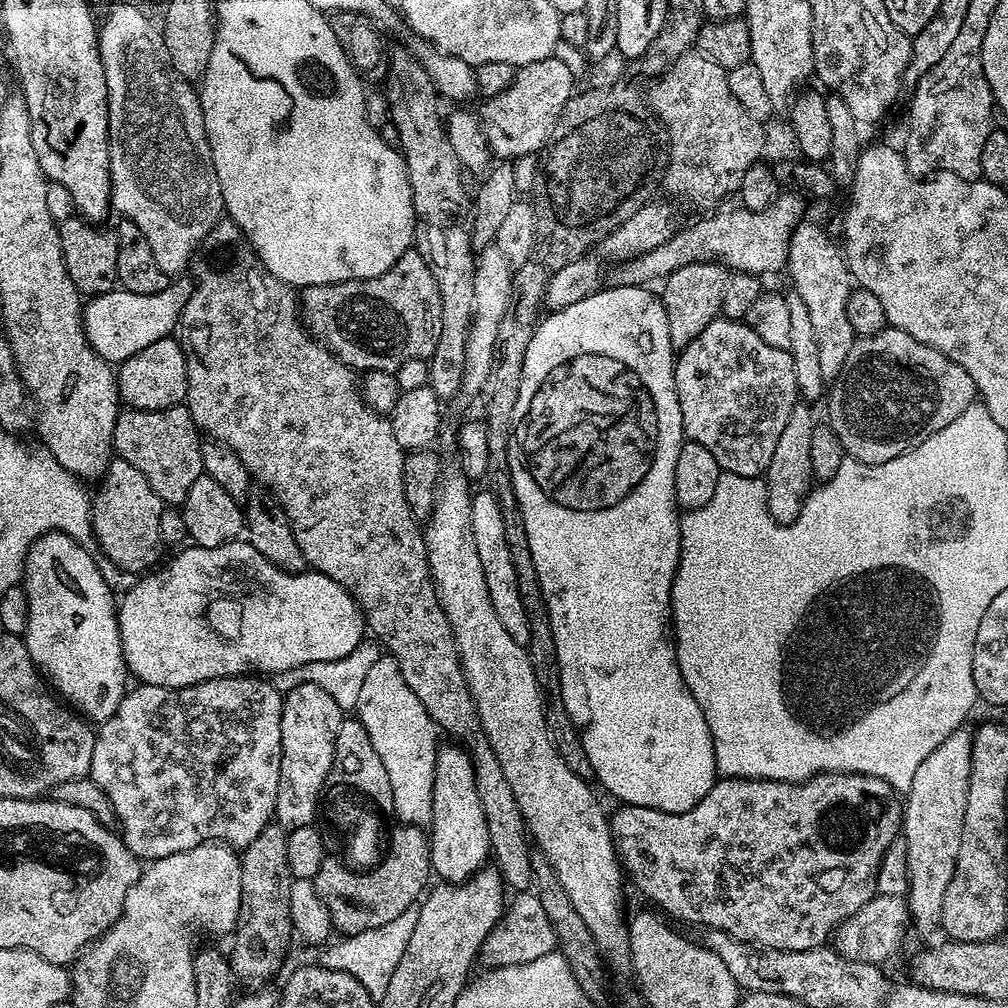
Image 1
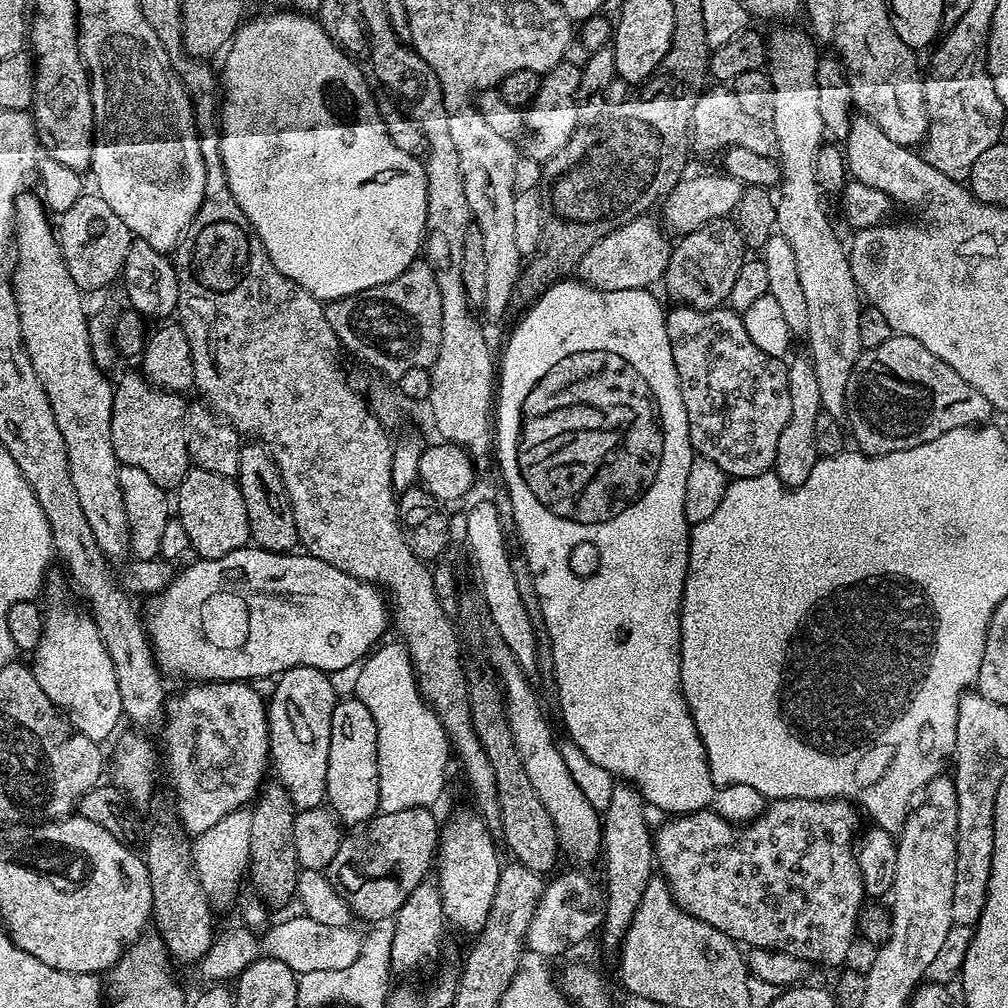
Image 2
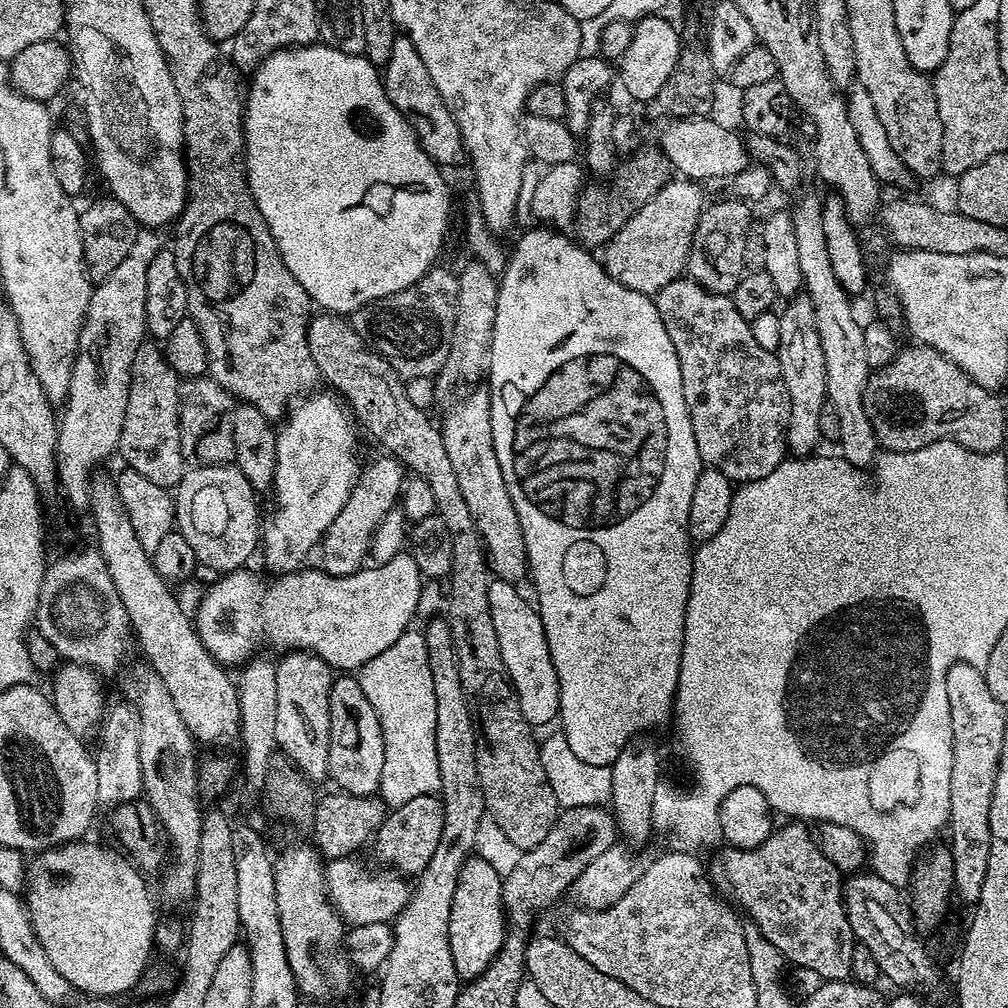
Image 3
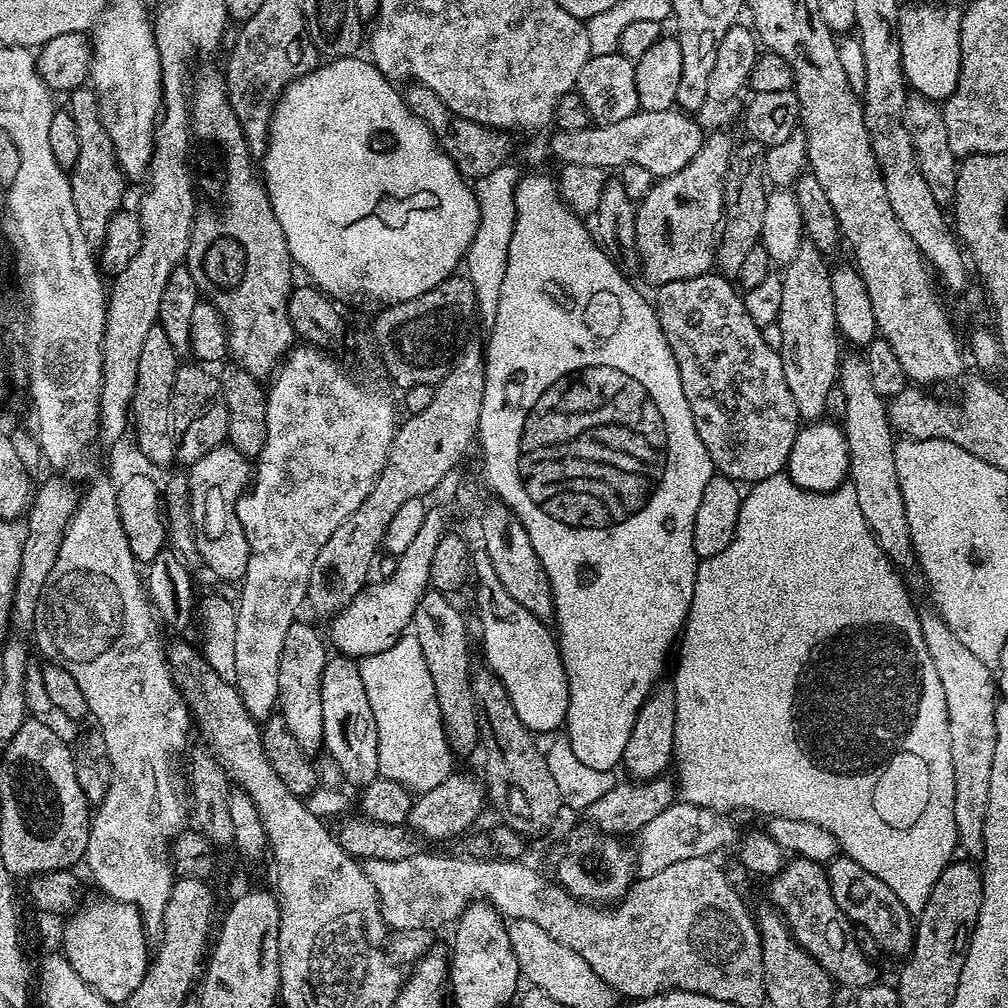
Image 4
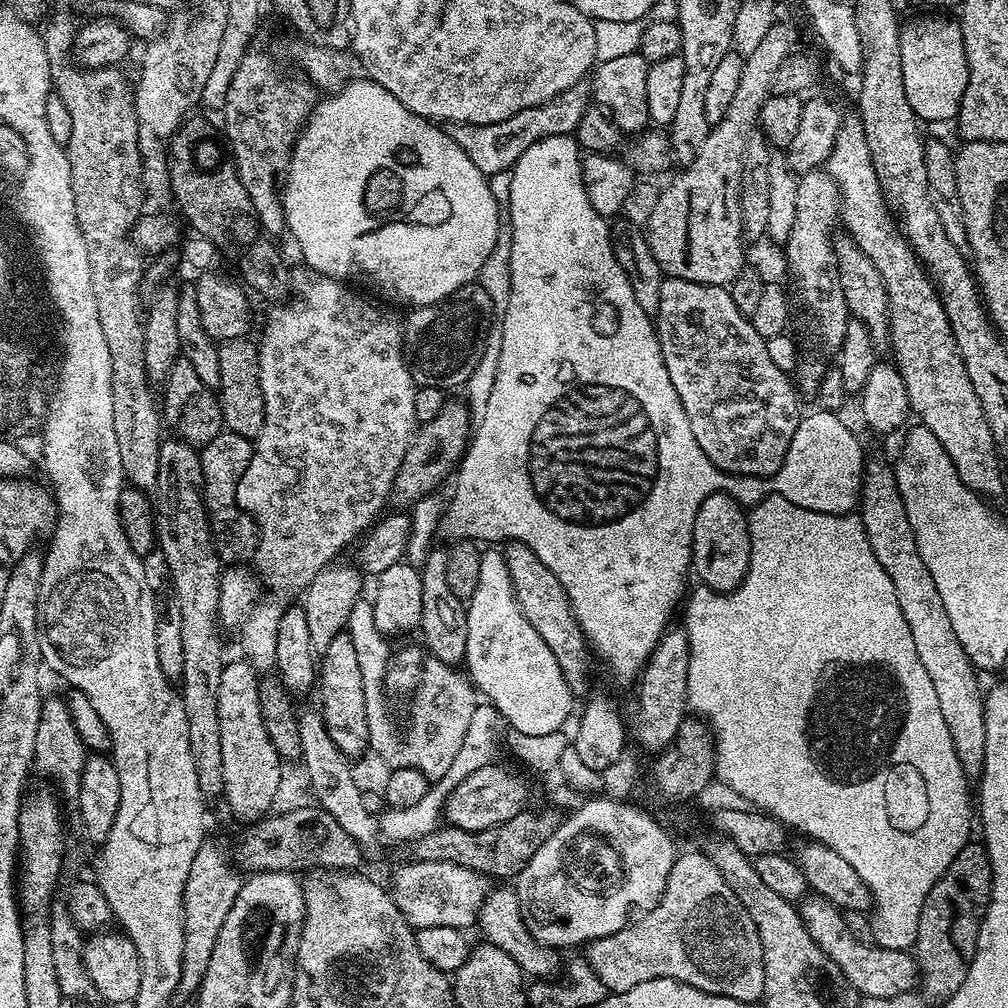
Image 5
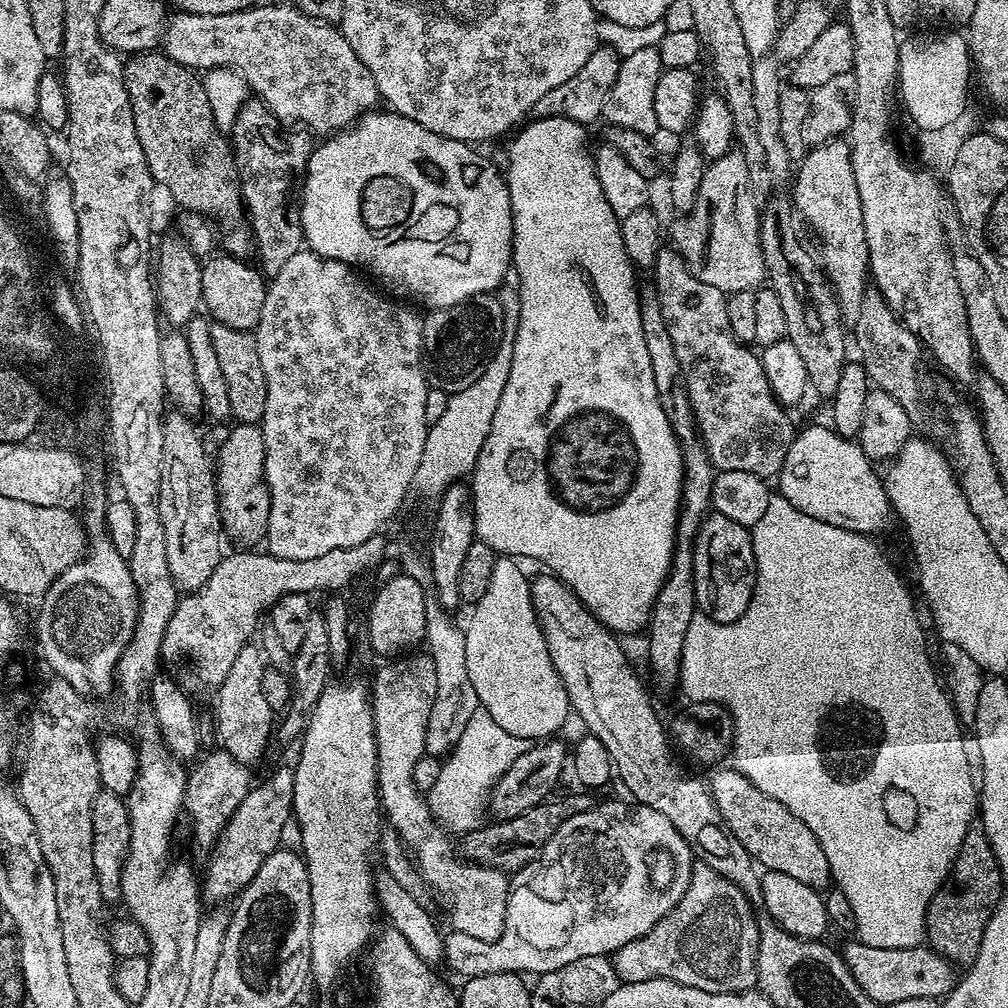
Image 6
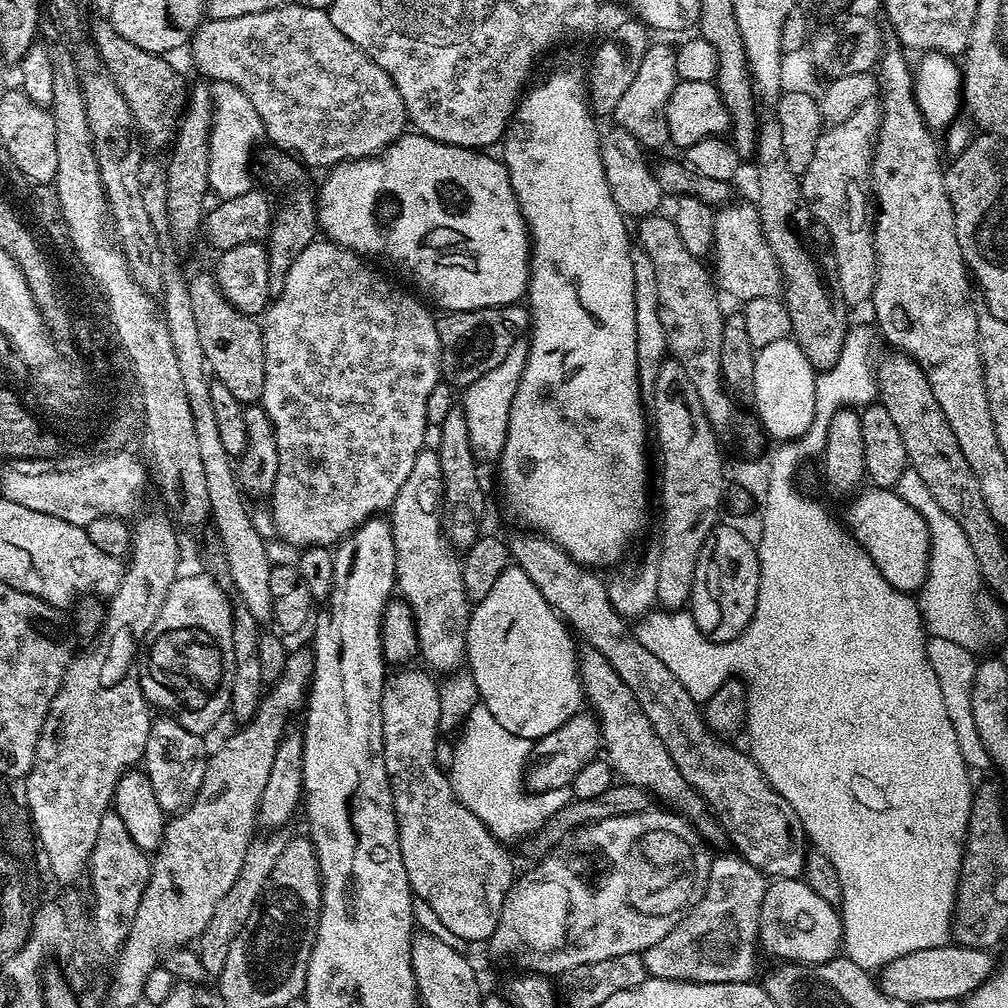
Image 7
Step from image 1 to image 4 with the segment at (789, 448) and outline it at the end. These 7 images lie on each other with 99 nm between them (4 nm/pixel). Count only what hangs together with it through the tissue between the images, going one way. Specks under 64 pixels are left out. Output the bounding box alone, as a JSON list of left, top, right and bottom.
[778,242,842,422]

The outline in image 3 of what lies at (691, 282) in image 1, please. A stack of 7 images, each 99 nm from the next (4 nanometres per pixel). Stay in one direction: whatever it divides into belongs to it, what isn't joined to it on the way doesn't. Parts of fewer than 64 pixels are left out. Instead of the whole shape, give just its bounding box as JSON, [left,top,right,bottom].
[687,198,752,296]

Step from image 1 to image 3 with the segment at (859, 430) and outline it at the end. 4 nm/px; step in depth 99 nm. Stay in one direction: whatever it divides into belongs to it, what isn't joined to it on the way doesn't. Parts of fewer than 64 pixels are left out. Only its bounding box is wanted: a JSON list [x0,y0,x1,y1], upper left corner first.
[864,346,1004,452]

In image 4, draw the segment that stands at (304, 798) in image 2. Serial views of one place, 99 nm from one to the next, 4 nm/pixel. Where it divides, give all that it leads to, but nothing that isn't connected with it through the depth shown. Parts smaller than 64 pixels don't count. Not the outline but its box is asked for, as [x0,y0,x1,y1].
[278,622,329,754]

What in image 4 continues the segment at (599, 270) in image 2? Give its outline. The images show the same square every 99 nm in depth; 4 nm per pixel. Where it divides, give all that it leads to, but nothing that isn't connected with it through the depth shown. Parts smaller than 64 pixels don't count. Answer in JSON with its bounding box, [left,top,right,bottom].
[636,132,734,286]

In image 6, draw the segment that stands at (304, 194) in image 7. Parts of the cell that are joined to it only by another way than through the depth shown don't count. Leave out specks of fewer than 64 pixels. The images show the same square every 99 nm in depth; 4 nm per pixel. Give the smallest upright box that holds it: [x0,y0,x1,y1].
[230,98,314,278]

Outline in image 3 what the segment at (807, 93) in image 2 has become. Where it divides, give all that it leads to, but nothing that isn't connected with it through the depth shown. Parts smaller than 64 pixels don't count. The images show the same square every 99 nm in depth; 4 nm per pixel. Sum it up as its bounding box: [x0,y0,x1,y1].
[790,195,878,470]

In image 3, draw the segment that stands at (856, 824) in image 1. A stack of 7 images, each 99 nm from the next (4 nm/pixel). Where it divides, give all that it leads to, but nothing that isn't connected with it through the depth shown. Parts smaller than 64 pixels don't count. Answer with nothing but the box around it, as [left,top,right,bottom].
[710,822,854,980]

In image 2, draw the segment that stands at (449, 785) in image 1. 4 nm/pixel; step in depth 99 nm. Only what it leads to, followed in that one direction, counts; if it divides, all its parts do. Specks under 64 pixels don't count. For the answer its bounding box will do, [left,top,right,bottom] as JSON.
[438,810,502,934]

